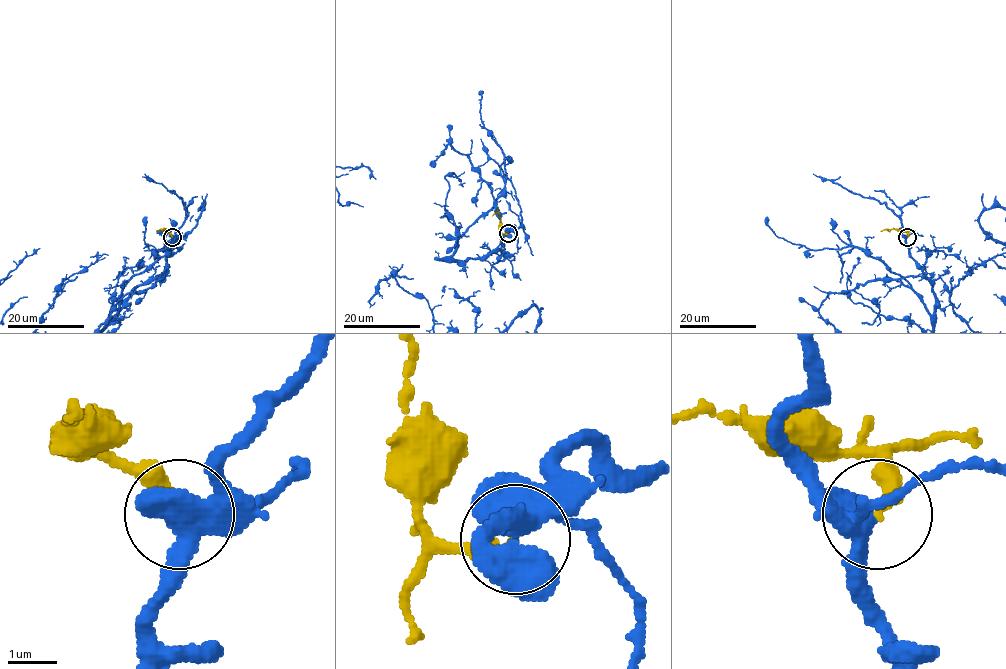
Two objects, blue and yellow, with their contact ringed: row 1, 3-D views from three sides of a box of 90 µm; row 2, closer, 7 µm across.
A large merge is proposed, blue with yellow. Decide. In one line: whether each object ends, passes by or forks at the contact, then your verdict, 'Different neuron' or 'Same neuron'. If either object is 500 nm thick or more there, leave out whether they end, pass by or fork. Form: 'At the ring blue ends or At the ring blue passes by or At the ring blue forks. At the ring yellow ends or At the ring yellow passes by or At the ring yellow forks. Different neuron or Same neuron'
At the ring blue forks. At the ring yellow ends. Same neuron

